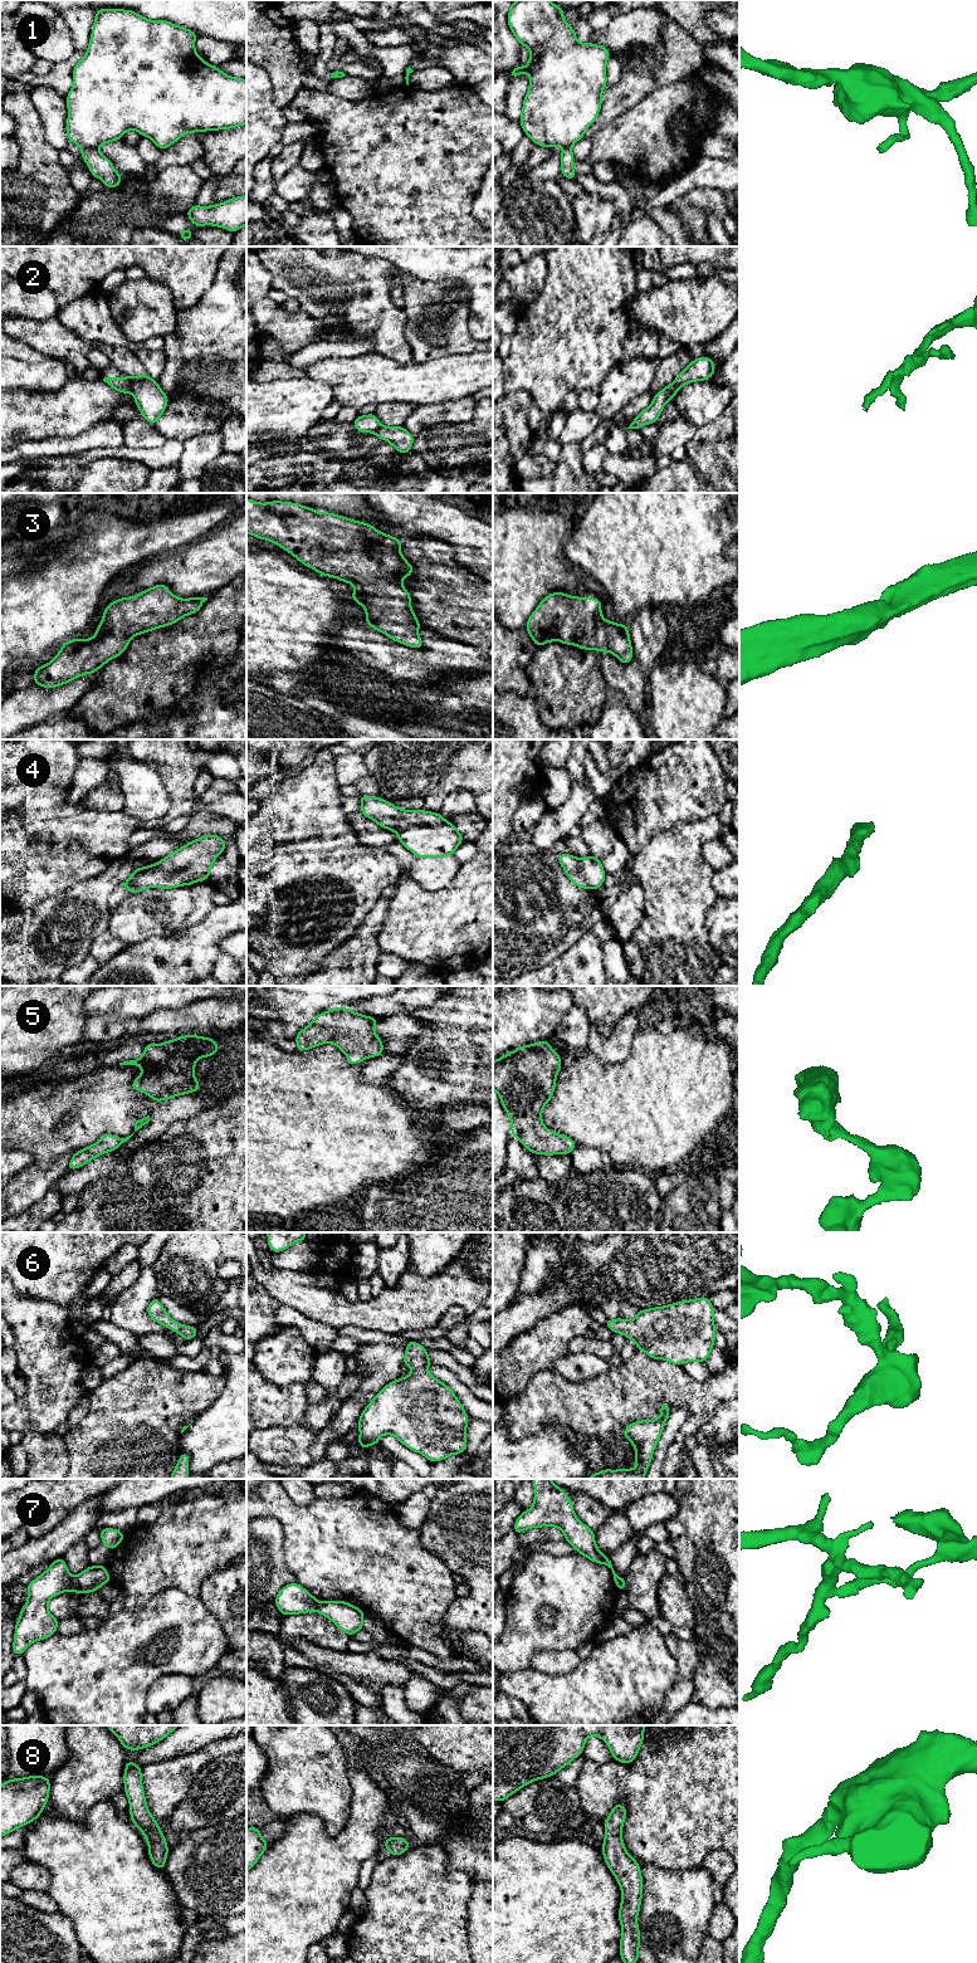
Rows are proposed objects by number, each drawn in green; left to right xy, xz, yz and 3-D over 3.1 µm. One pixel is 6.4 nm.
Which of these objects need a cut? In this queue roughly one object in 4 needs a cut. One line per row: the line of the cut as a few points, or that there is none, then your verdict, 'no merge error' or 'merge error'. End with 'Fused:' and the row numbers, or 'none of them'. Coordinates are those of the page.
1: xy (82, 147), (96, 149) | merge error
2: xy (128, 377), (132, 391) | merge error
3: no cut | no merge error
4: no cut | no merge error
5: no cut | no merge error
6: no cut | no merge error
7: xy (71, 1577), (72, 1590) | merge error
8: no cut | no merge error
Fused: 1, 2, 7

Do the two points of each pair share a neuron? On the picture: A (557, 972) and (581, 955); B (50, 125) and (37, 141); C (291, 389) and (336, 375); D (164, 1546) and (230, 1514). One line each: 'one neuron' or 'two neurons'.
A: one neuron
B: two neurons
C: two neurons
D: one neuron

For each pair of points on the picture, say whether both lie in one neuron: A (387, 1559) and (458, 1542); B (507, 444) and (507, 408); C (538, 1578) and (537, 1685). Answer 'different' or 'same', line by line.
A: different
B: same
C: different

